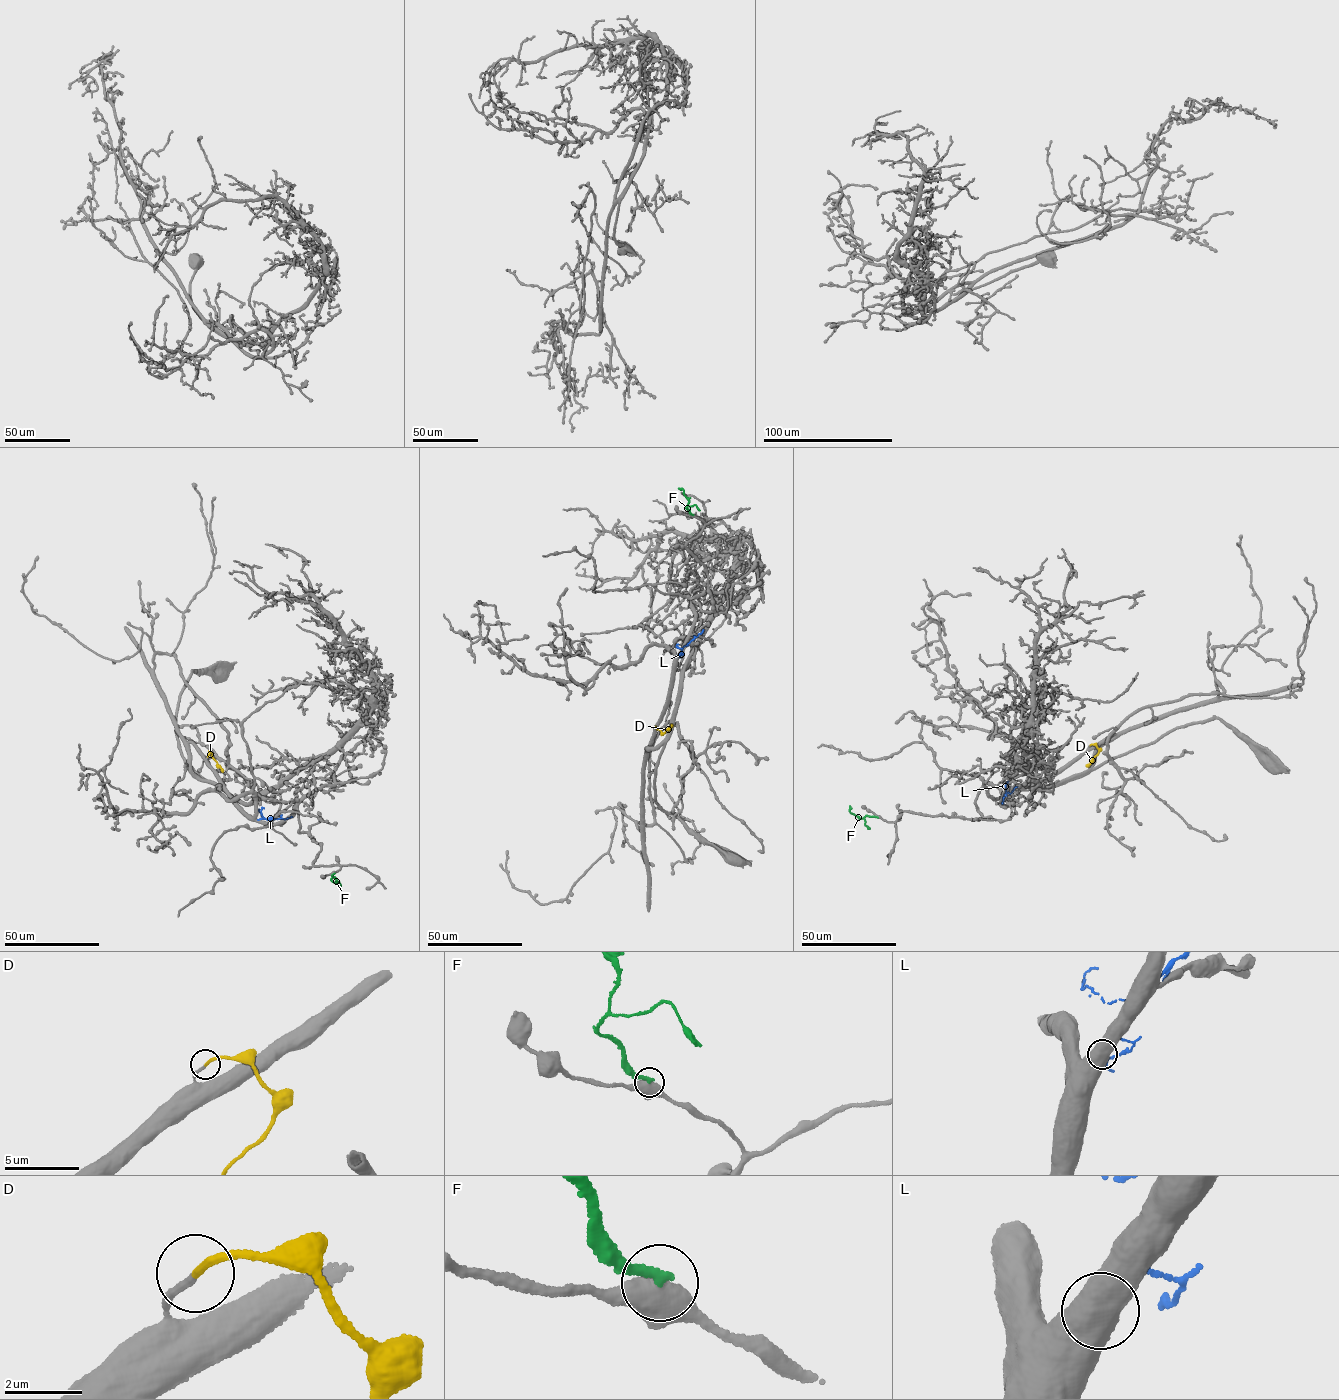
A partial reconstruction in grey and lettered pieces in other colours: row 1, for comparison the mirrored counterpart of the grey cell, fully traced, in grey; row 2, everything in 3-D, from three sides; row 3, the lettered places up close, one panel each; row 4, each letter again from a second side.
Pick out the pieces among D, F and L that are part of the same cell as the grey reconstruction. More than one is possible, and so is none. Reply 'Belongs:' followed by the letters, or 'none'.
Belongs: D

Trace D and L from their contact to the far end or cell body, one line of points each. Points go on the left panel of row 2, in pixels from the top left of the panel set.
D: (208, 756), (210, 752), (222, 771)
L: (258, 819), (292, 816)

